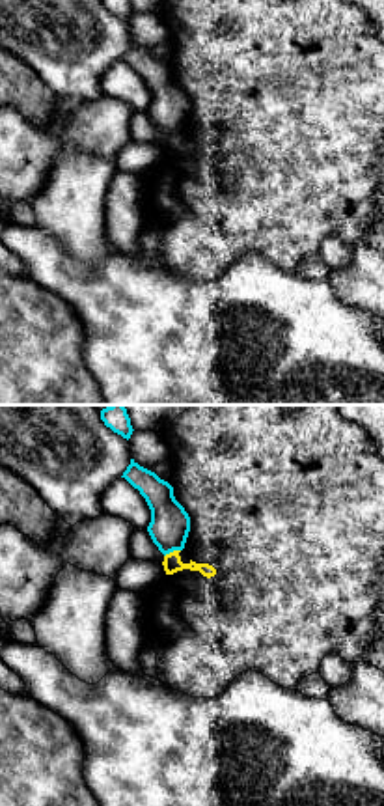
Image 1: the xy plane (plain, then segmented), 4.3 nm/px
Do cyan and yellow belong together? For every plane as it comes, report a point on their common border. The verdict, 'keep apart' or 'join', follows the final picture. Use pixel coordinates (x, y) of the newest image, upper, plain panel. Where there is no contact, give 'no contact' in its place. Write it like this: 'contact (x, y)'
contact (172, 133)

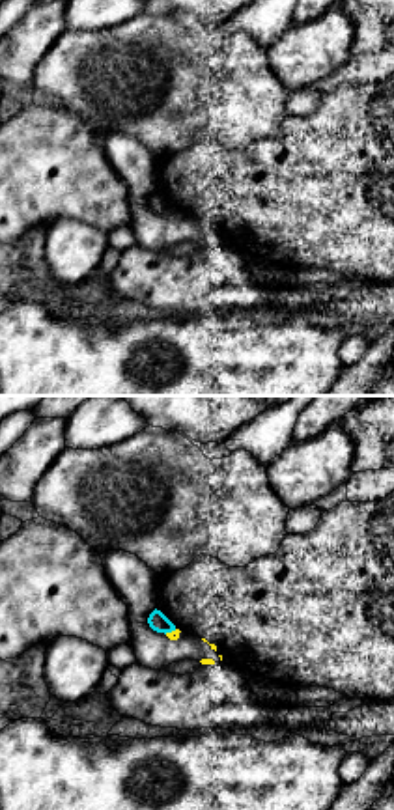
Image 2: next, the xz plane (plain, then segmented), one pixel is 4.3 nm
contact (170, 213)

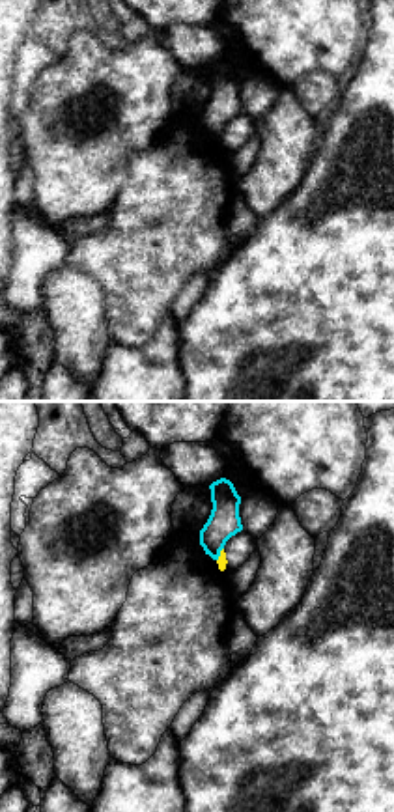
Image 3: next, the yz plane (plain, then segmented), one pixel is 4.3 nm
contact (219, 137)

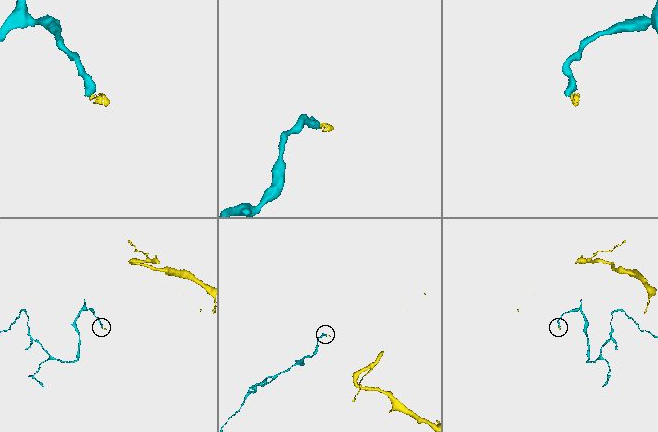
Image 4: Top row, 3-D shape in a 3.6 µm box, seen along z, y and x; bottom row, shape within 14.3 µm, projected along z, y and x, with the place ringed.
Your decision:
keep apart

